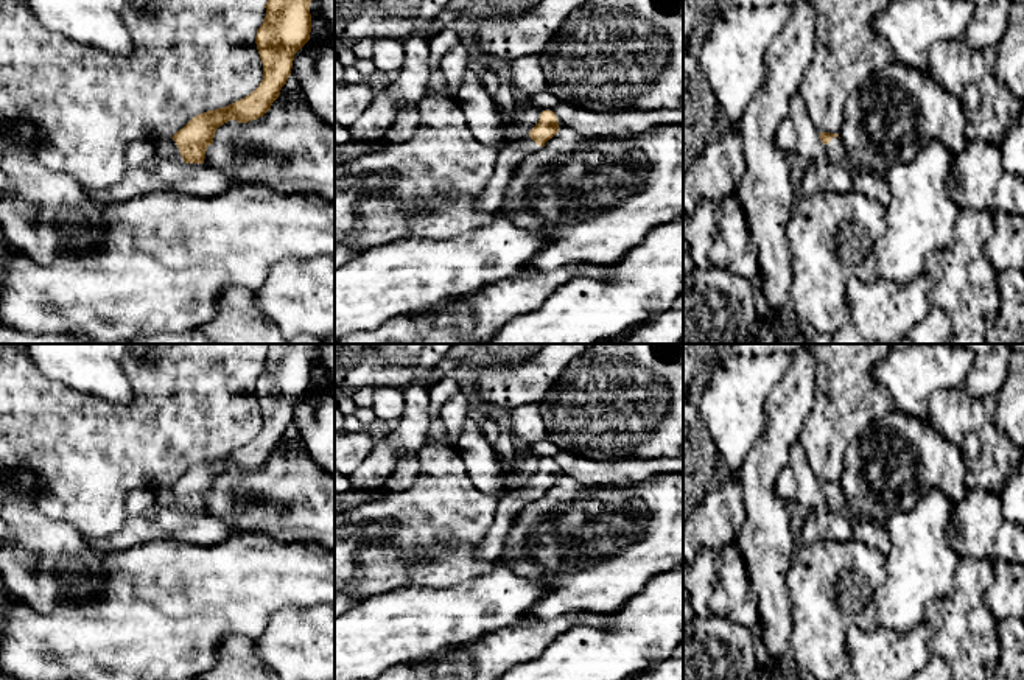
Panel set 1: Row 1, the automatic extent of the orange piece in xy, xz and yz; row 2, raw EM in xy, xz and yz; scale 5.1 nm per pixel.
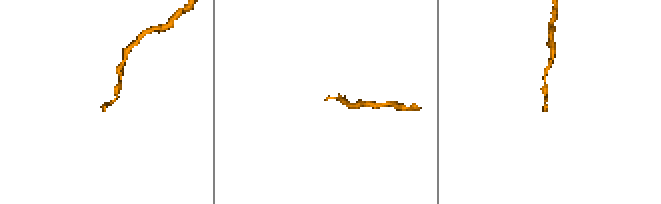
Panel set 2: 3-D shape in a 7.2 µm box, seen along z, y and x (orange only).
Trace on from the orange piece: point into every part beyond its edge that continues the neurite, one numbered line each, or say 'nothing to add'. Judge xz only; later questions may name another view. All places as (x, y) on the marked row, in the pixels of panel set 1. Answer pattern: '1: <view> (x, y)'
1: xz (511, 154)

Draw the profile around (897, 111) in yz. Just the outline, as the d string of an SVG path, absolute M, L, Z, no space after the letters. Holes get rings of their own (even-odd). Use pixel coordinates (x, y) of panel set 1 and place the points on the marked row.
M890 62L871 73L845 104L845 120L839 137L847 152L850 171L885 176L896 163L910 162L932 140L938 140L952 156L966 146L966 118L962 103L935 82L928 72Z

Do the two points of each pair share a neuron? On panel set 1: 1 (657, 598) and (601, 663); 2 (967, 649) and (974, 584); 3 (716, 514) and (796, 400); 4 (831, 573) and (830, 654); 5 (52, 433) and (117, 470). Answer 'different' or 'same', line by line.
1: same
2: same
3: different
4: same
5: same

